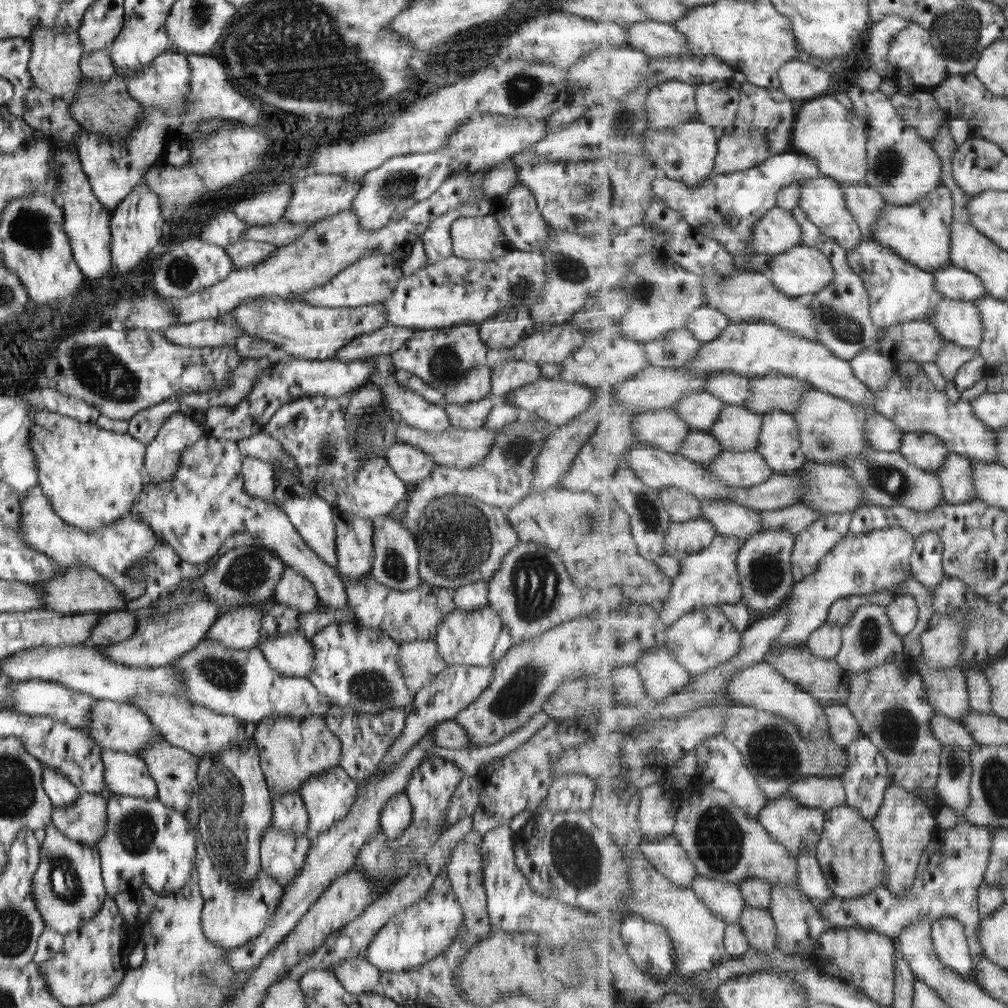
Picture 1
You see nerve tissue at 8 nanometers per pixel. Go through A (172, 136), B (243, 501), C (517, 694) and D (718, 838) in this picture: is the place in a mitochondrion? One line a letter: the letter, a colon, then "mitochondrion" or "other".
A: other
B: other
C: mitochondrion
D: mitochondrion

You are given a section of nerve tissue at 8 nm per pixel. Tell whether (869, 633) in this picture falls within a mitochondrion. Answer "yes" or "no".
yes

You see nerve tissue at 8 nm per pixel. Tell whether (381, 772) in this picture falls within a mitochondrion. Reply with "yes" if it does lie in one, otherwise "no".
no

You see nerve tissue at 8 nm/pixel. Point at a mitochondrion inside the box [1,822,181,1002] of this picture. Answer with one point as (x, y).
(63, 881)

